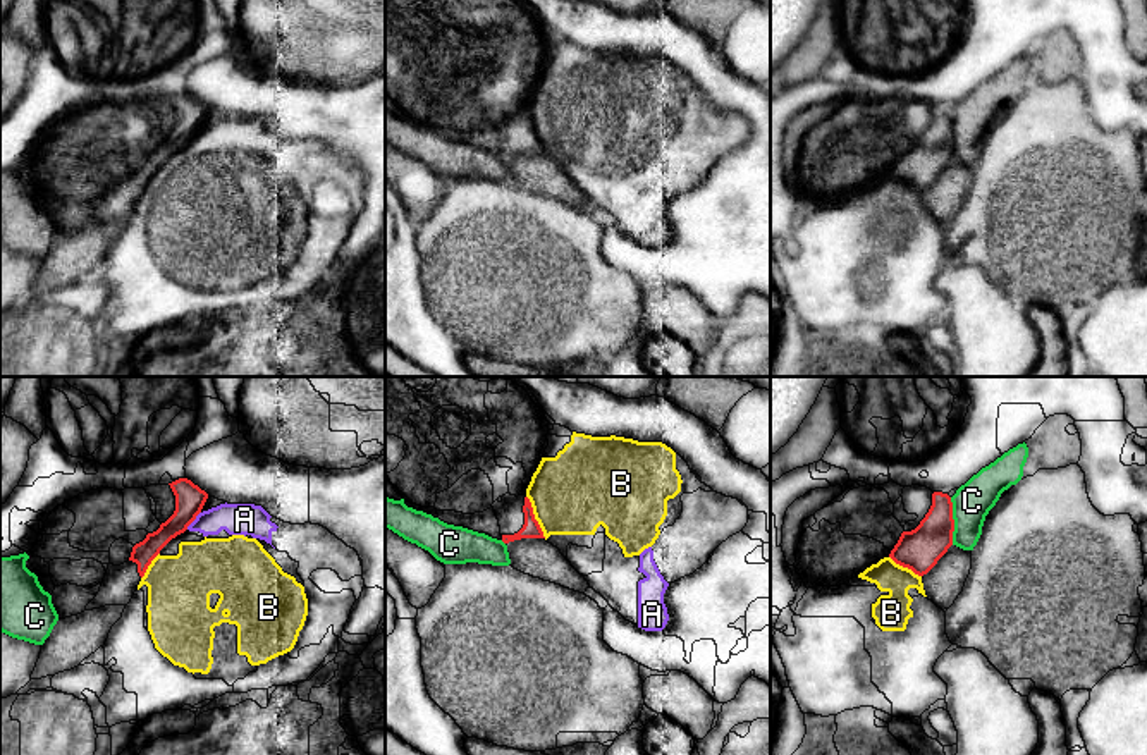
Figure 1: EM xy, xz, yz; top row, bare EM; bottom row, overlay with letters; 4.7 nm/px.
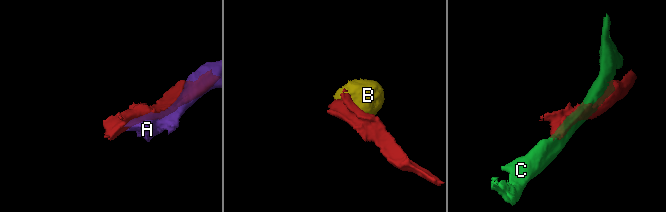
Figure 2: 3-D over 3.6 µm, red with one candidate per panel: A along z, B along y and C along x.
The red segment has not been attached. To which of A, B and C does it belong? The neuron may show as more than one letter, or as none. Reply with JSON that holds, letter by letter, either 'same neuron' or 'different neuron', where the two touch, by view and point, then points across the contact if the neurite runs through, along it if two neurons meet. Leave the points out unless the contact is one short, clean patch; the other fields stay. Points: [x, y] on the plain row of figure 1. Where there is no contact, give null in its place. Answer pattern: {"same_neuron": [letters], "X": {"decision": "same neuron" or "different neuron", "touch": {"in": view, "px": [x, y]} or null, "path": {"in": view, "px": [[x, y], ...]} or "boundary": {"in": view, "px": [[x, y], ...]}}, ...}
{"same_neuron": [], "A": {"decision": "different neuron", "touch": {"in": "xy", "px": [195, 133]}}, "B": {"decision": "different neuron", "touch": {"in": "xz", "px": [533, 131]}, "boundary": {"in": "xz", "px": [[527, 110], [533, 133], [545, 152]]}}, "C": {"decision": "different neuron", "touch": {"in": "yz", "px": [953, 136]}}}

